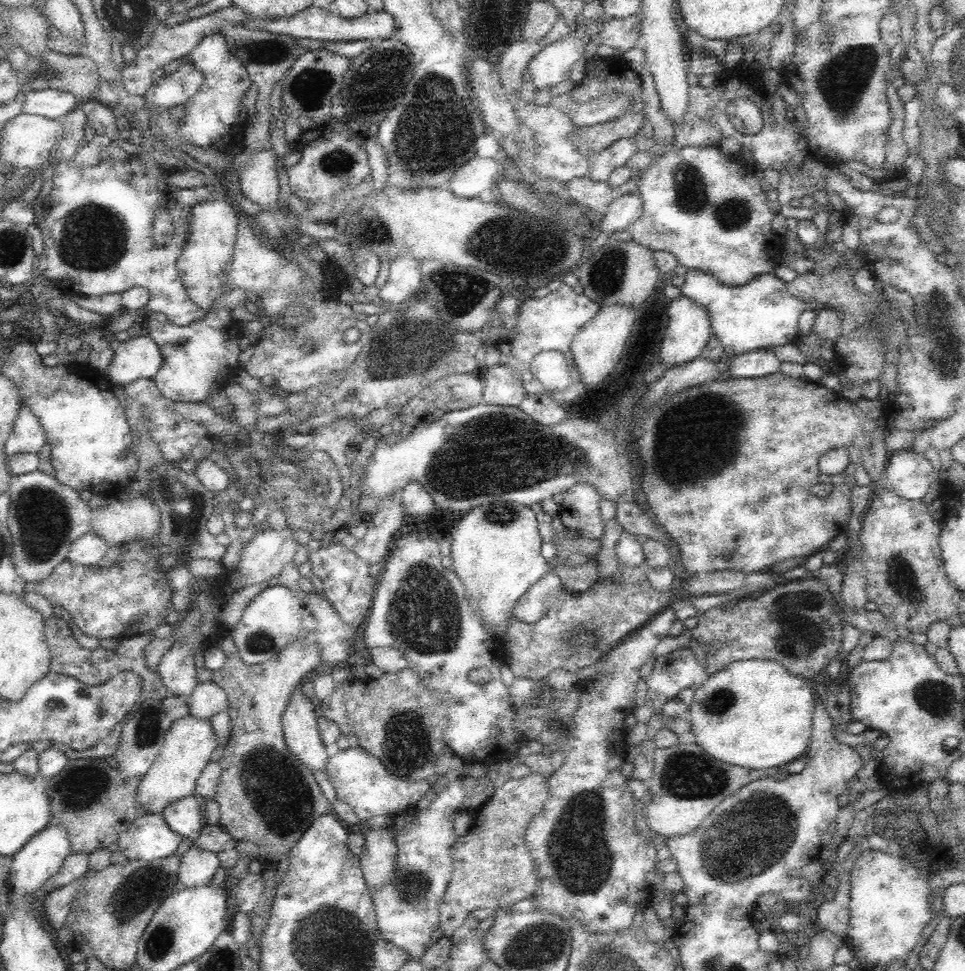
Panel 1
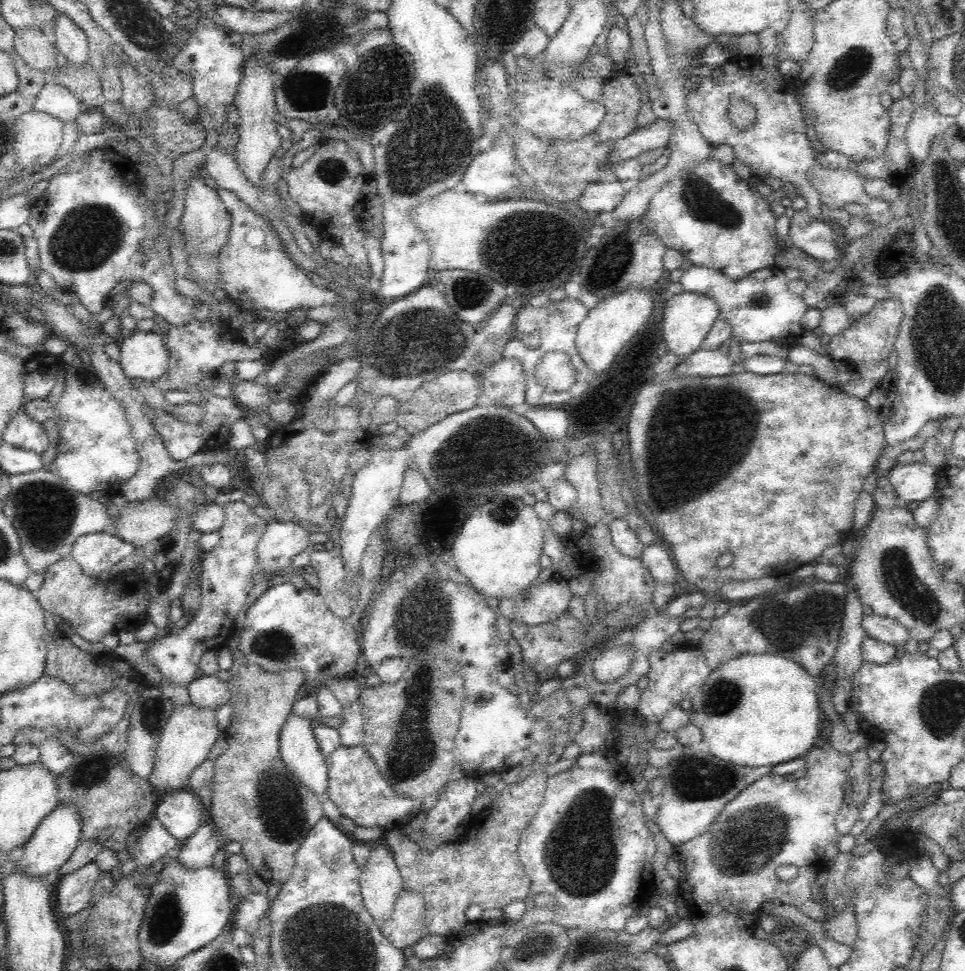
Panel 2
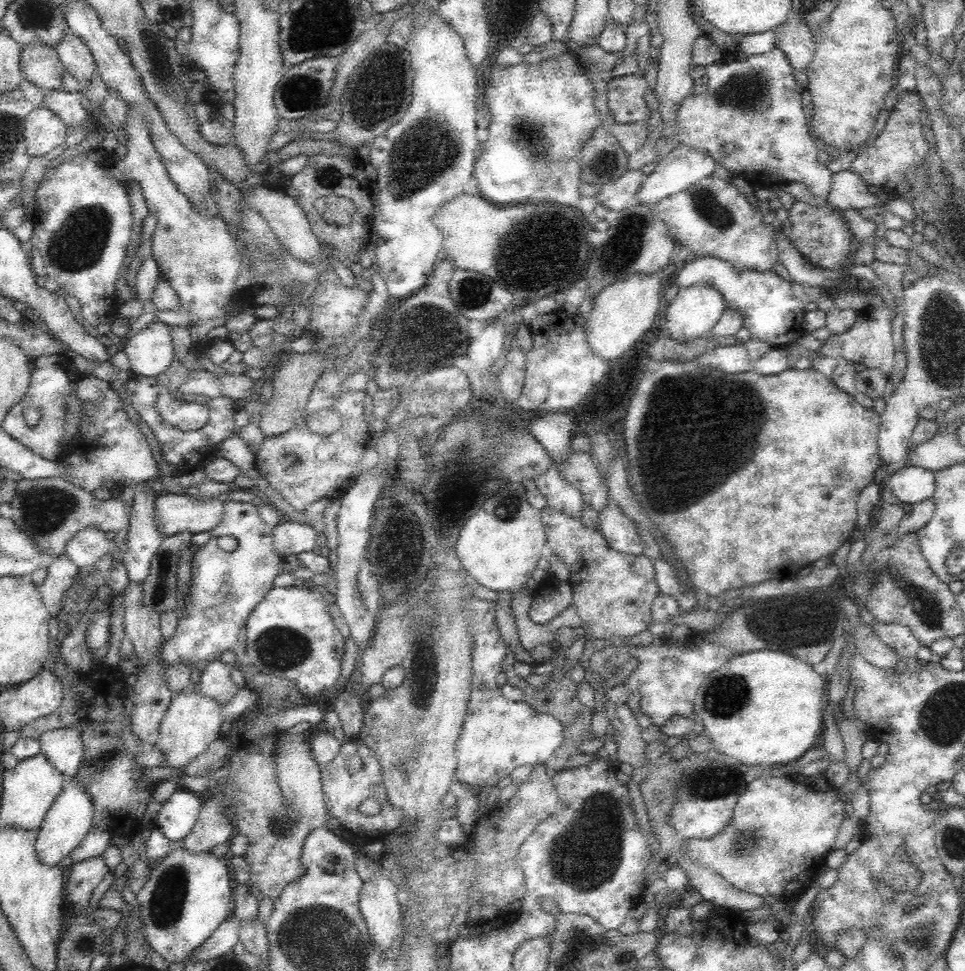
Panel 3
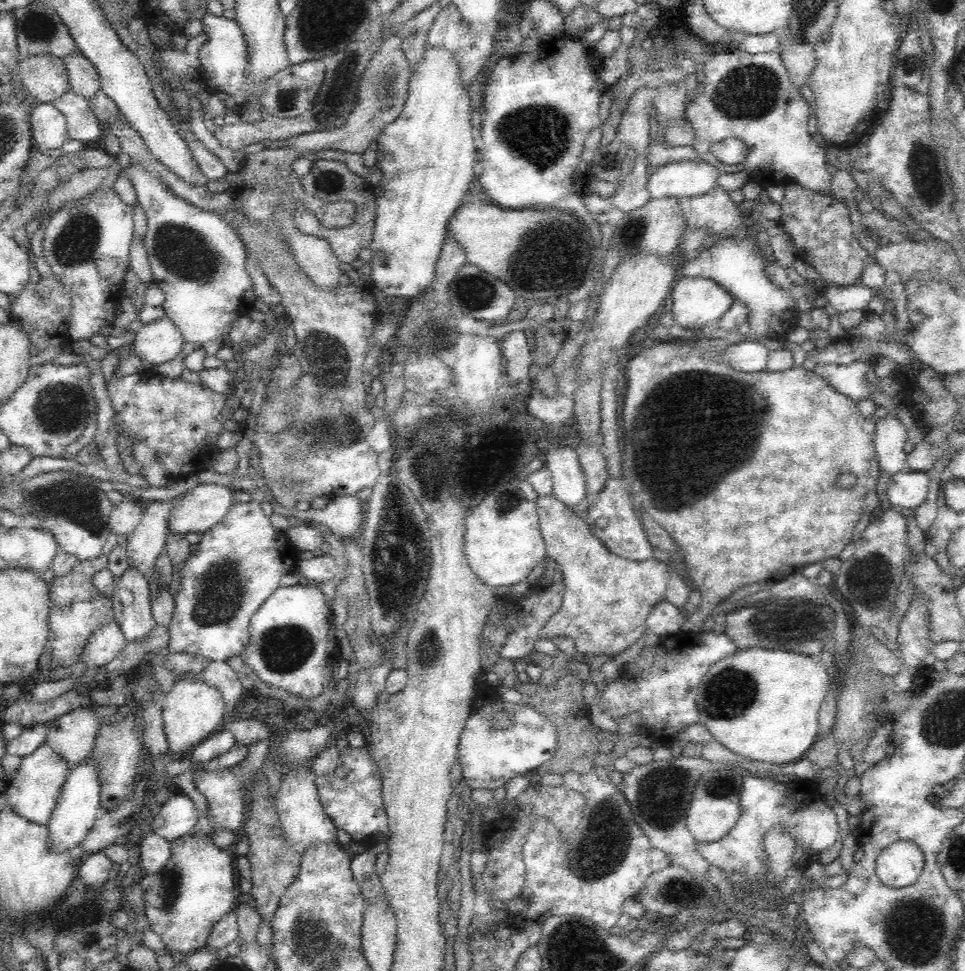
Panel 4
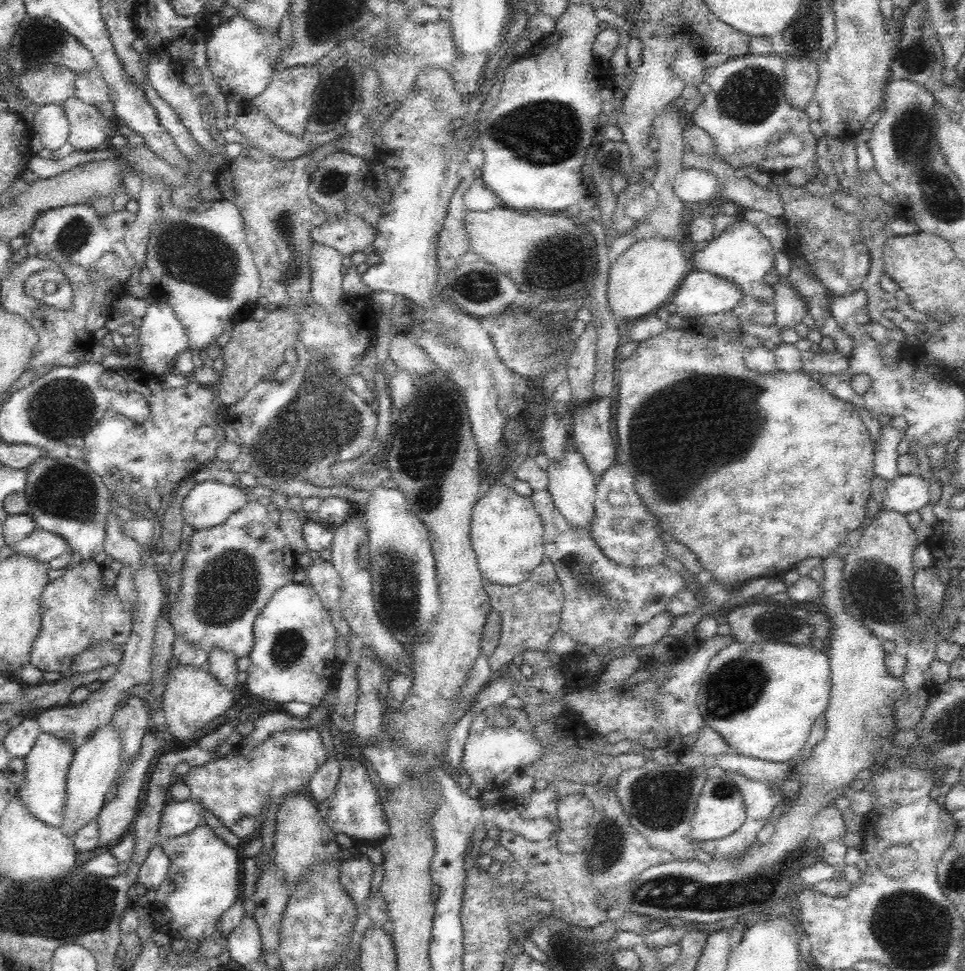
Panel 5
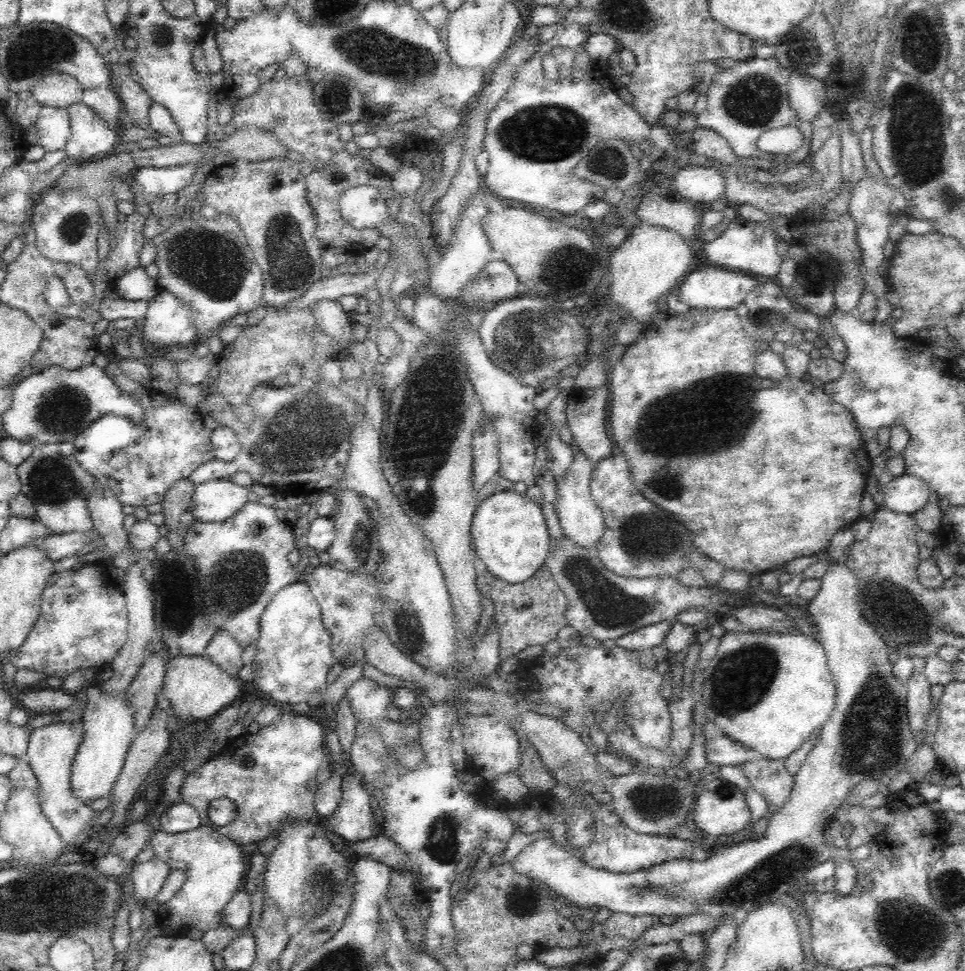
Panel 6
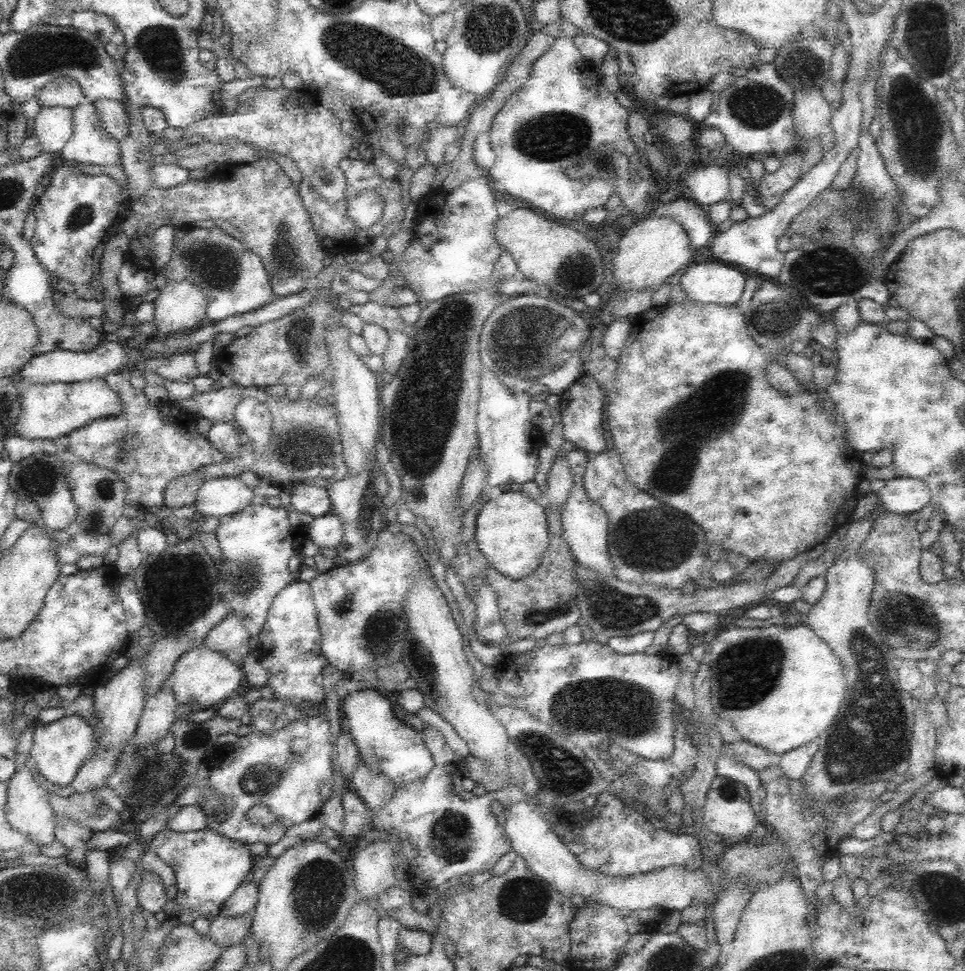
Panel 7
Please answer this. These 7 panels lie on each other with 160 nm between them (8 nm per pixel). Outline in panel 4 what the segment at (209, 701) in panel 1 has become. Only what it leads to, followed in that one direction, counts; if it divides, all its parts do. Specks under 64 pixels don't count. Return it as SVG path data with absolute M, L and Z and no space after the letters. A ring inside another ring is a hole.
M212 661L198 676L206 684L218 689L225 702L225 718L222 726L218 730L224 729L224 724L230 722L233 718L232 712L236 702L242 696L242 684L236 676L237 672L234 671L228 663L224 661Z

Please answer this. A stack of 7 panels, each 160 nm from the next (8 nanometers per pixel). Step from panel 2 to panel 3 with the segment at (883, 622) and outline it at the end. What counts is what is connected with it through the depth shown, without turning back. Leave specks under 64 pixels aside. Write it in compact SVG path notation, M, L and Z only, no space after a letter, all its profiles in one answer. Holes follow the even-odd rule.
M875 620L872 629L876 631L878 638L884 641L884 644L894 649L898 656L910 658L915 656L921 644L920 641L912 634L912 631L896 623L884 624Z

